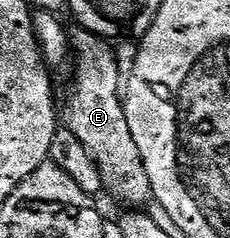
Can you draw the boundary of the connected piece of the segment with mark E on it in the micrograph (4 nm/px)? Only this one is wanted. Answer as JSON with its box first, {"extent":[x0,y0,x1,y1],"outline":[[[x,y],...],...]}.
{"extent":[62,24,153,208],"outline":[[[76,24],[73,27],[67,35],[71,57],[76,57],[76,75],[72,78],[68,107],[62,110],[63,117],[64,114],[68,117],[67,129],[84,145],[98,172],[102,172],[106,194],[125,202],[128,208],[147,207],[153,201],[152,185],[150,176],[146,176],[146,164],[142,164],[142,152],[138,152],[130,124],[126,124],[124,100],[118,94],[119,68],[113,43],[84,26]]]}

